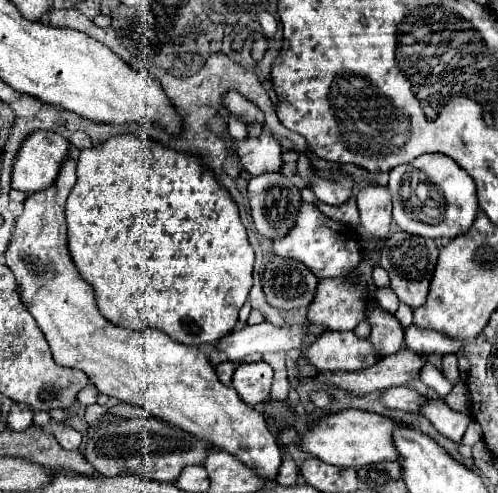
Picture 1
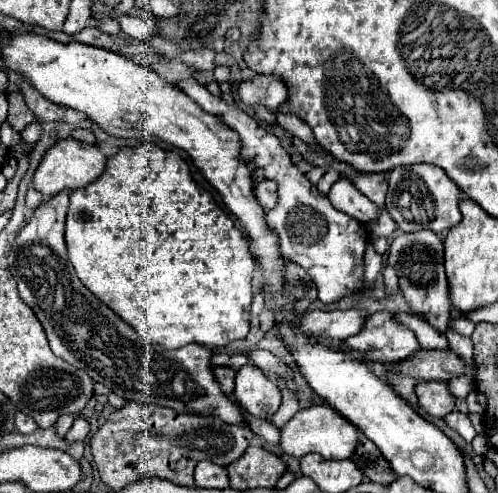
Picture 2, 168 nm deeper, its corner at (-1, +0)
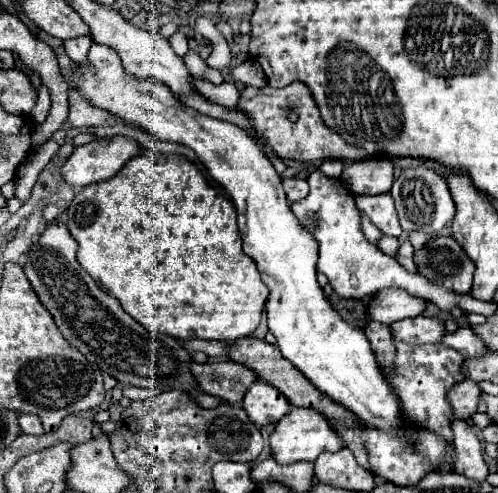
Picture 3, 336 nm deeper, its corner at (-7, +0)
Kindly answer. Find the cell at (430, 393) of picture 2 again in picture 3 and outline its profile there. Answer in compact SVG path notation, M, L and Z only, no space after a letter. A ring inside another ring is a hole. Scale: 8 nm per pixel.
M460 381L446 393L446 399L456 419L470 419L470 415L476 413L478 397L480 397L480 387L474 381Z

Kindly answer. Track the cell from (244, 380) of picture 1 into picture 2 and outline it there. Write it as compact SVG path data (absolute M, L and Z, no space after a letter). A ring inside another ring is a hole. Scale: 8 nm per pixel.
M252 363L236 373L234 401L254 417L270 419L280 407L280 389Z

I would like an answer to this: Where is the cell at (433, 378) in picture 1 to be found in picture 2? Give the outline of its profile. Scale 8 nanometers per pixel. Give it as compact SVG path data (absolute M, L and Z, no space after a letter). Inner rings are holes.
M461 375L456 377L456 379L452 379L448 382L448 387L450 391L452 391L455 397L460 399L466 399L468 394L475 388L474 381L466 377L465 375Z

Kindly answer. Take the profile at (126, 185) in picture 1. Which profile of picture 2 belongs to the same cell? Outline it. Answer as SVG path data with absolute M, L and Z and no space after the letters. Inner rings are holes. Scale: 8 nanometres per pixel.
M144 143L138 147L124 147L114 157L108 159L108 165L104 173L92 181L90 185L82 189L74 189L70 193L70 205L68 205L68 231L66 231L66 245L68 245L68 257L80 277L80 281L100 299L104 301L114 313L118 313L128 325L132 325L144 339L158 343L168 349L178 349L188 343L198 343L208 349L224 347L236 339L244 339L250 331L250 305L252 305L252 271L254 261L252 253L248 249L248 241L242 231L238 231L234 219L230 219L214 201L214 197L198 187L190 175L190 169L186 161L172 151L160 149L156 143Z

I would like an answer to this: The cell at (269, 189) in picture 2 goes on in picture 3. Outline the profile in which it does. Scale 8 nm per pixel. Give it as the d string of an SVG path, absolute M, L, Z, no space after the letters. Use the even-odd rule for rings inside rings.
M282 179L282 187L286 191L288 203L300 201L308 195L308 183L304 179Z

